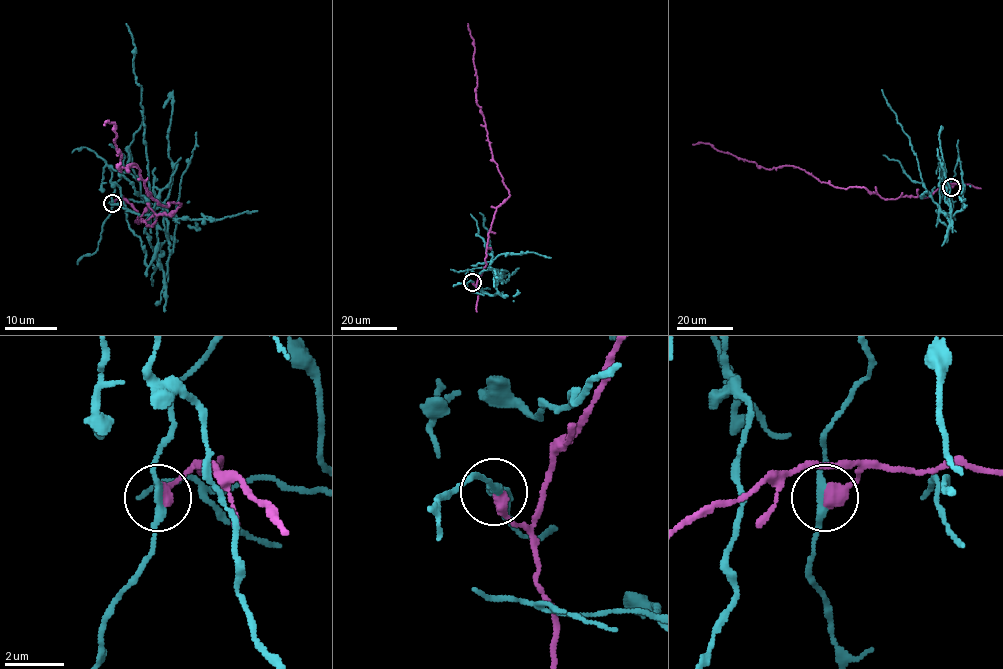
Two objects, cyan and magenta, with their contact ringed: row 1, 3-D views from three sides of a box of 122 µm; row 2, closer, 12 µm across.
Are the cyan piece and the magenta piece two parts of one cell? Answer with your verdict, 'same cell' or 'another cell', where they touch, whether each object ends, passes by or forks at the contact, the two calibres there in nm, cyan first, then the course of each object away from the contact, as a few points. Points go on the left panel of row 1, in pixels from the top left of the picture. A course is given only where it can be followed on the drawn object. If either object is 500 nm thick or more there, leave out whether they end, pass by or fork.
another cell; at (112, 203); cyan passes by; magenta ends there; 240 nm thick on the cyan side, 480 nm on the other; cyan runs (112, 202), (129, 150), (140, 197), (152, 210), (156, 257), (144, 231), (150, 189), (143, 112), (126, 24); magenta runs (112, 202), (123, 198), (147, 226), (181, 205), (159, 204), (135, 165), (120, 170), (113, 123), (104, 125)

